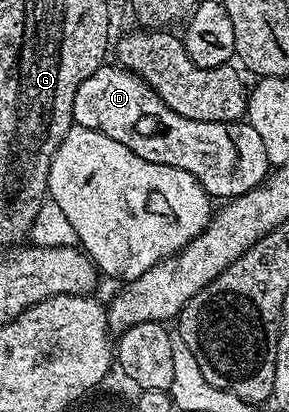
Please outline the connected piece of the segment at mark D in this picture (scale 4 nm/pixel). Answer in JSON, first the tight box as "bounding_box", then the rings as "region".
{"bounding_box":[73,63,269,199],"region":[[[105,63],[97,71],[93,71],[89,79],[79,84],[77,95],[73,99],[73,115],[74,124],[101,131],[101,135],[109,135],[109,139],[117,139],[117,143],[129,147],[129,151],[141,155],[141,159],[149,159],[149,163],[161,163],[177,167],[181,171],[189,171],[189,175],[193,175],[197,183],[201,183],[207,196],[212,199],[239,197],[250,189],[260,188],[269,176],[265,146],[251,125],[243,123],[236,127],[221,121],[185,119],[185,115],[177,115],[177,111],[170,109],[142,77],[115,63]]]}

